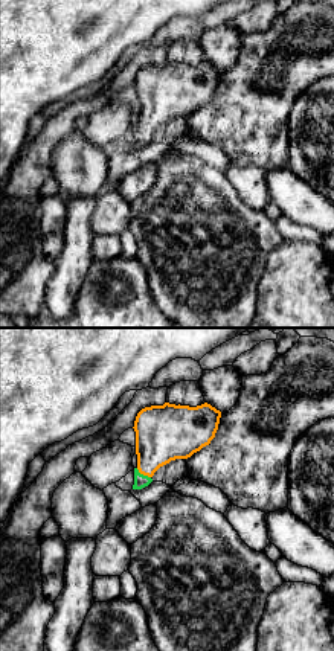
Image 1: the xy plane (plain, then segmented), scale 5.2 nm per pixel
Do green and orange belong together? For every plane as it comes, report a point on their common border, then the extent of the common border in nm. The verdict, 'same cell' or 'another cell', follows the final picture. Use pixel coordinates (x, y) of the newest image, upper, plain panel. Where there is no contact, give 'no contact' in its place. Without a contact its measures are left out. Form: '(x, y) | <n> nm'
(142, 133) | 90 nm

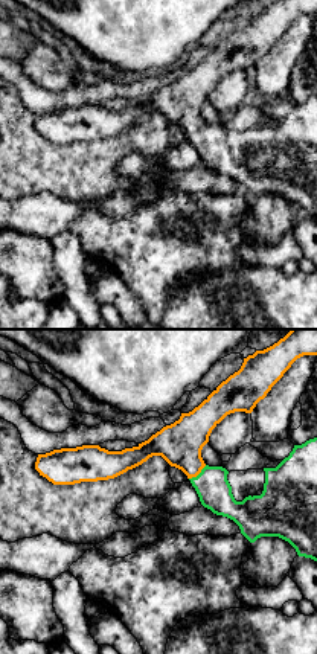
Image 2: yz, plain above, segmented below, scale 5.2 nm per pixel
(198, 133) | 120 nm

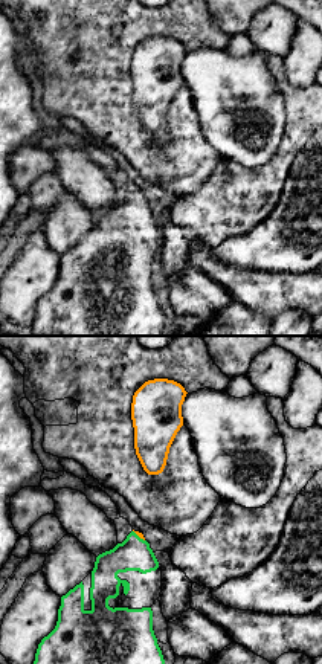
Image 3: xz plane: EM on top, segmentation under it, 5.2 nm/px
(138, 194) | 90 nm

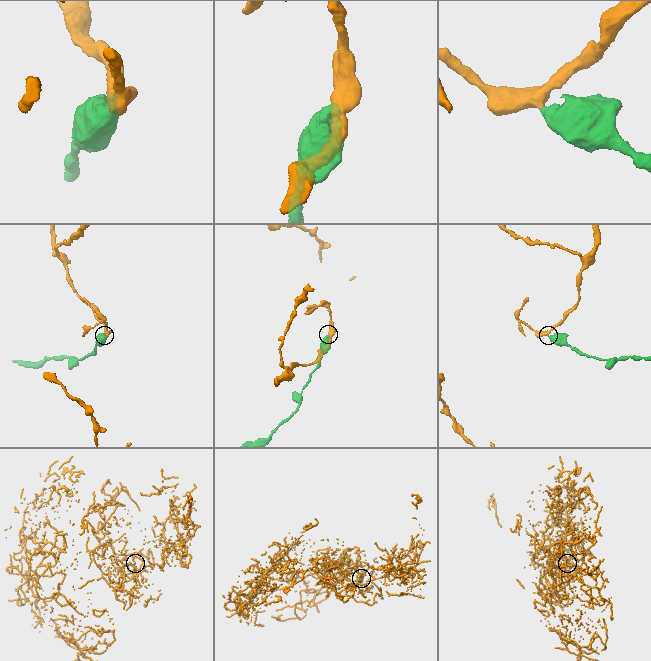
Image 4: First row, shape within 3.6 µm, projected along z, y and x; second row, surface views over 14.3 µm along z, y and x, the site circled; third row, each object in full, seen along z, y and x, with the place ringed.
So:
same cell

